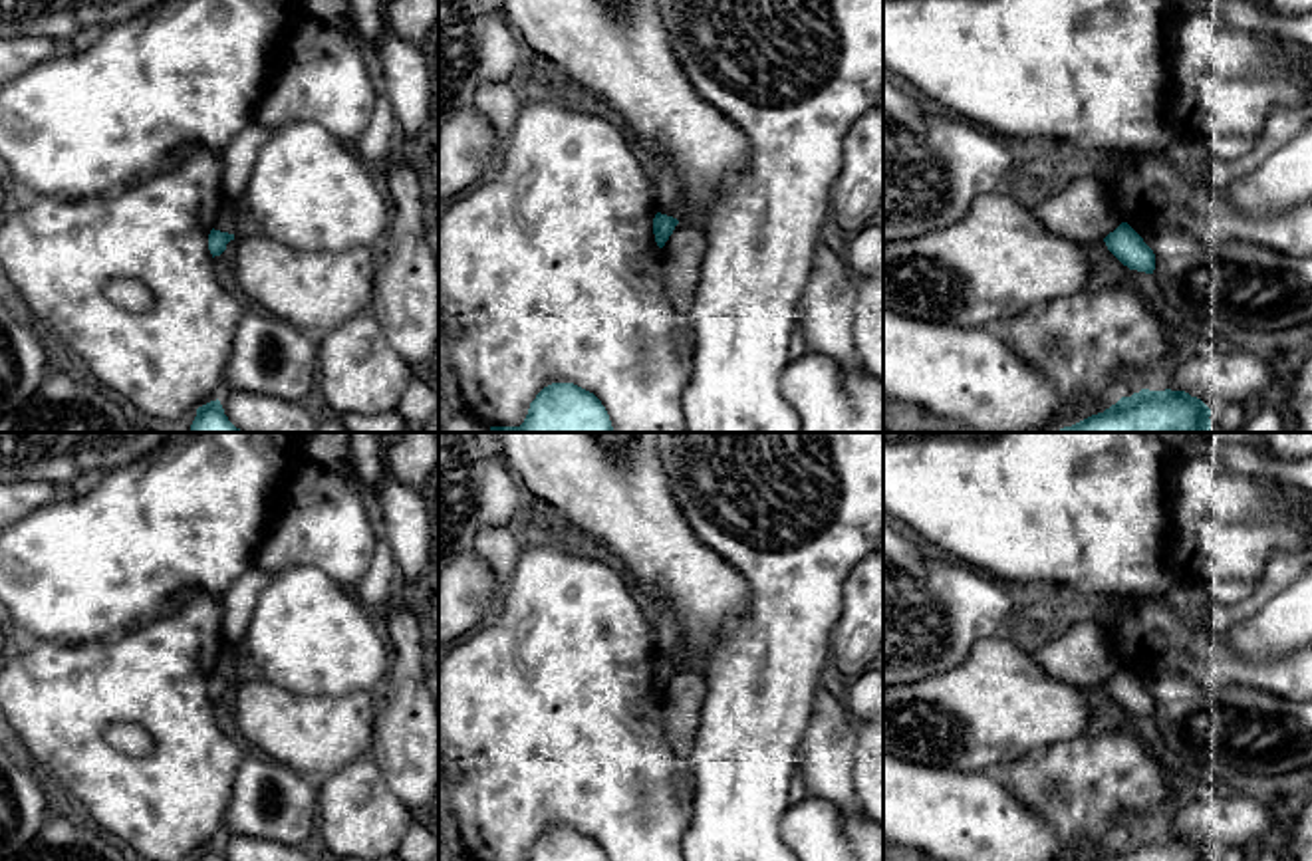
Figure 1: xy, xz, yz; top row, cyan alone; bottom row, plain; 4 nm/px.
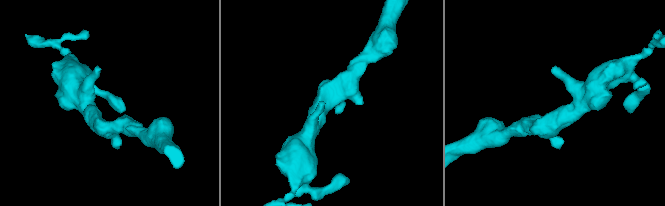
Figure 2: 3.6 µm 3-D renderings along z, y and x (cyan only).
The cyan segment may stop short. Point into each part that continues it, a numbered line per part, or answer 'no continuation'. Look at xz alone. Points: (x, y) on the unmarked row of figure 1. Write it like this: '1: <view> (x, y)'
no continuation

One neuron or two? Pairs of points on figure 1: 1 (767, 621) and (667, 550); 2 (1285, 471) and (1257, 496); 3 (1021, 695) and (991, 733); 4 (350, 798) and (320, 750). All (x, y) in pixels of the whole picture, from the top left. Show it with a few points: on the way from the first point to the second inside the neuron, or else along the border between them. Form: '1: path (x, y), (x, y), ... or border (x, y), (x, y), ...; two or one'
1: border (731, 564), (749, 610), (717, 641); two
2: border (1227, 471), (1257, 475), (1291, 487); two
3: path (1011, 705), (993, 723); one
4: border (366, 754), (318, 780); two

